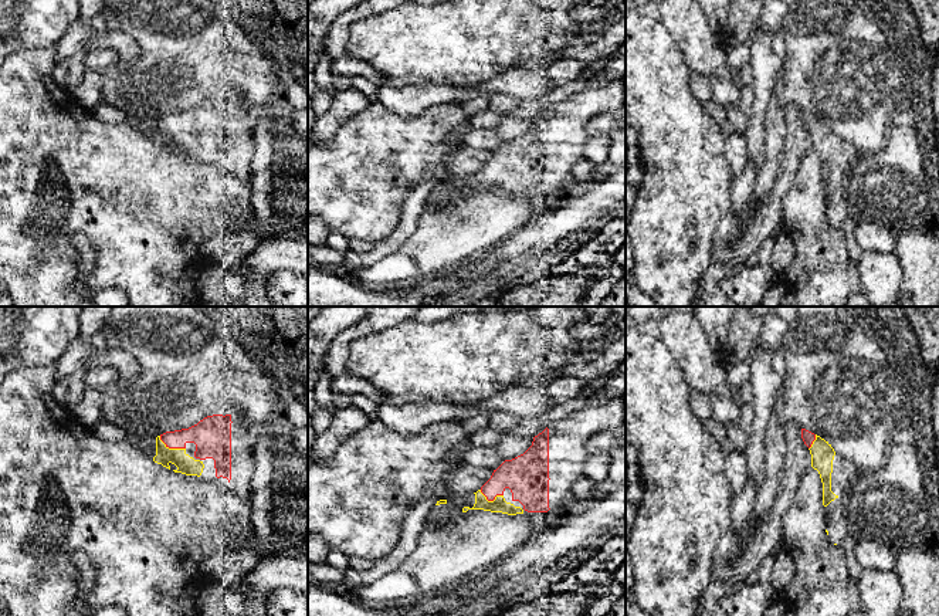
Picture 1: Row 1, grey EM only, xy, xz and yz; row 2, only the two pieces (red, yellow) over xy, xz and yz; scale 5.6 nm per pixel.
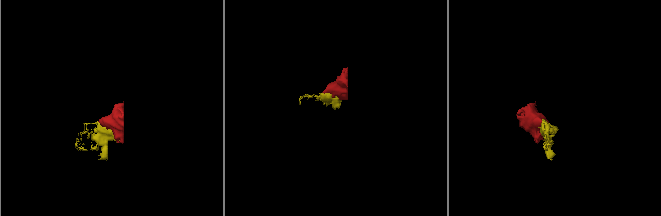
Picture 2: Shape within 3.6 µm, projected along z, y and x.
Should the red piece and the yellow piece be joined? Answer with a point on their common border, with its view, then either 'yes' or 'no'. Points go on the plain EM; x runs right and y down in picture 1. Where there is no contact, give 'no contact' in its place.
contact xy (172, 129); yes

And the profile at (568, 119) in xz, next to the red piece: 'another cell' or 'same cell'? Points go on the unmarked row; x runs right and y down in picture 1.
same cell

